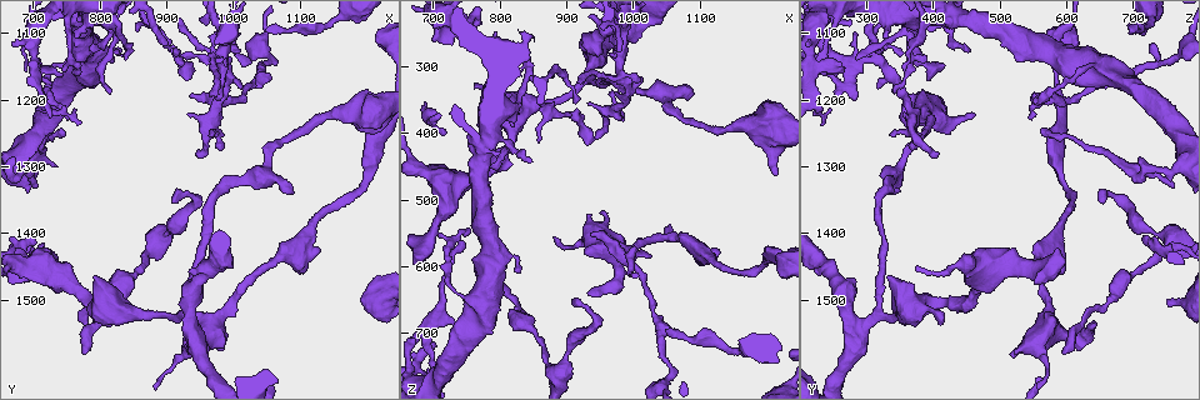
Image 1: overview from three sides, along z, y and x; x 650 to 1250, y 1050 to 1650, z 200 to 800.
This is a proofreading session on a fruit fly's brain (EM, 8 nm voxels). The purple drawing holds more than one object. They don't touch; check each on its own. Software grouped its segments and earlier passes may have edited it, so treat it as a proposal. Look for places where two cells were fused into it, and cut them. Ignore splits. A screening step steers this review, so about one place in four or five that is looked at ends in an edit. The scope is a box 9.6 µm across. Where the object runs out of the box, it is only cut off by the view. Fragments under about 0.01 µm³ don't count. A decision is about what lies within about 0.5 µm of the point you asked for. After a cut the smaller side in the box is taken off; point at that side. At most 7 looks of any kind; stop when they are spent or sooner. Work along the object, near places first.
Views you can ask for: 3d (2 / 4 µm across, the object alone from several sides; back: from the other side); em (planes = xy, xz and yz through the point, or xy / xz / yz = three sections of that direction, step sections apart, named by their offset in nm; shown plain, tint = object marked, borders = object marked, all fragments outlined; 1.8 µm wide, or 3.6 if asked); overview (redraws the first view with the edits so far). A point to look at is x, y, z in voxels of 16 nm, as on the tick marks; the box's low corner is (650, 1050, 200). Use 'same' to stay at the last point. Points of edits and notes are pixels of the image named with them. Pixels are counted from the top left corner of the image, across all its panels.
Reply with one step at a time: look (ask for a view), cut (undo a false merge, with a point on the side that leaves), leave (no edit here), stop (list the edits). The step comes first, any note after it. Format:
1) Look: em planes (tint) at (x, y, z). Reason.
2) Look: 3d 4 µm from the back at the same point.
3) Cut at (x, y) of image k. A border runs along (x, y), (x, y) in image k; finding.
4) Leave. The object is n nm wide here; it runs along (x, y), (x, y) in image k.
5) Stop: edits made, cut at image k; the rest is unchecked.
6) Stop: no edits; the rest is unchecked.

Look: 3d 4 µm at (865, 1520, 355). Calibre changes.

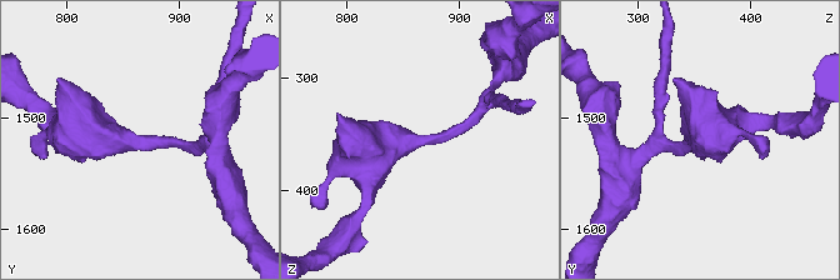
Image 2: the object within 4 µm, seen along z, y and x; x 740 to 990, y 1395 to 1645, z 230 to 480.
Look: em 3.6 µm planes (borders) at (866, 1522, 352). Now the EM.

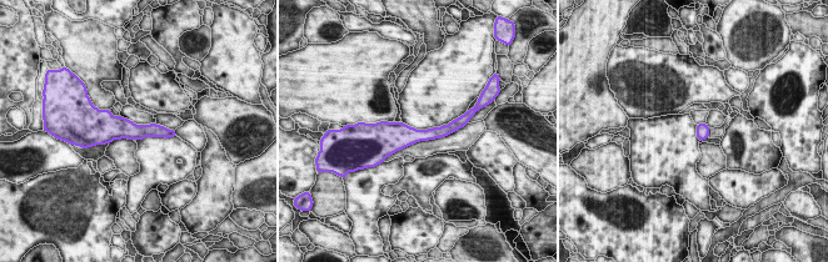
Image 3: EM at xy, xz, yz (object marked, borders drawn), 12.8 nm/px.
Leave. Continuous, no second cell.

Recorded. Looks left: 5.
Look: 3d 2 µm at (965, 1240, 365).

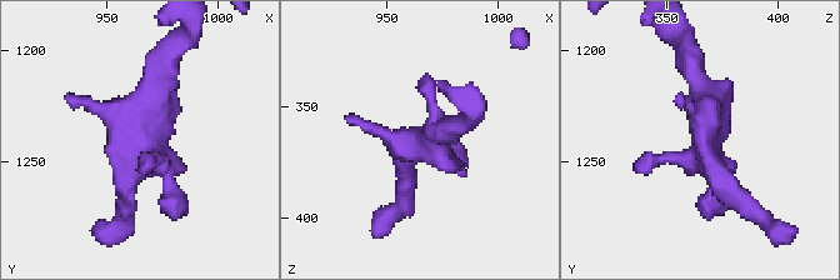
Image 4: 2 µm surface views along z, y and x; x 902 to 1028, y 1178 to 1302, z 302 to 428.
Look: em yz step 4 (tint) at (965, 1244, 367).

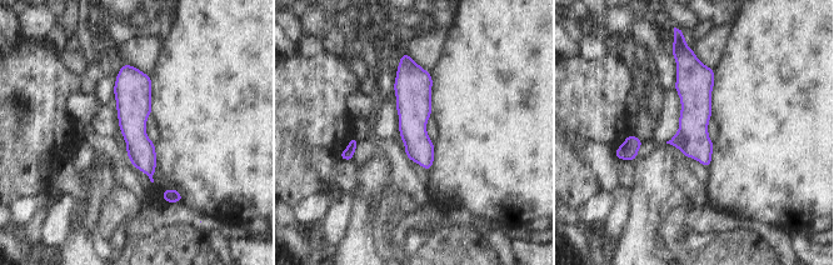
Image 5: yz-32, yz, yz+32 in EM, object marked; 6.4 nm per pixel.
Look: em planes (tint) at the same point. Another direction.

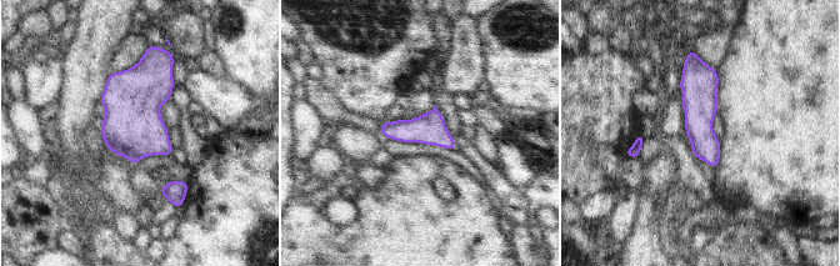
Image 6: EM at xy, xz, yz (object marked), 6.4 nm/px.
Leave. It runs along (690, 56), (714, 162) in image 6; continuous, no second cell.

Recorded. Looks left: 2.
Look: em xy step 4 (tint) at (965, 1130, 315). Abrupt turn.

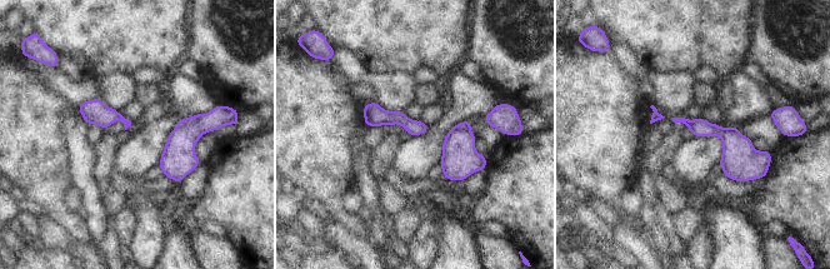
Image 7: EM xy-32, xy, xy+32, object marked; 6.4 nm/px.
Leave. It runs along (366, 108), (424, 128) in image 7; one cell here.

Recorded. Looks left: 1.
Stop: no edits; the rest is unchecked.

